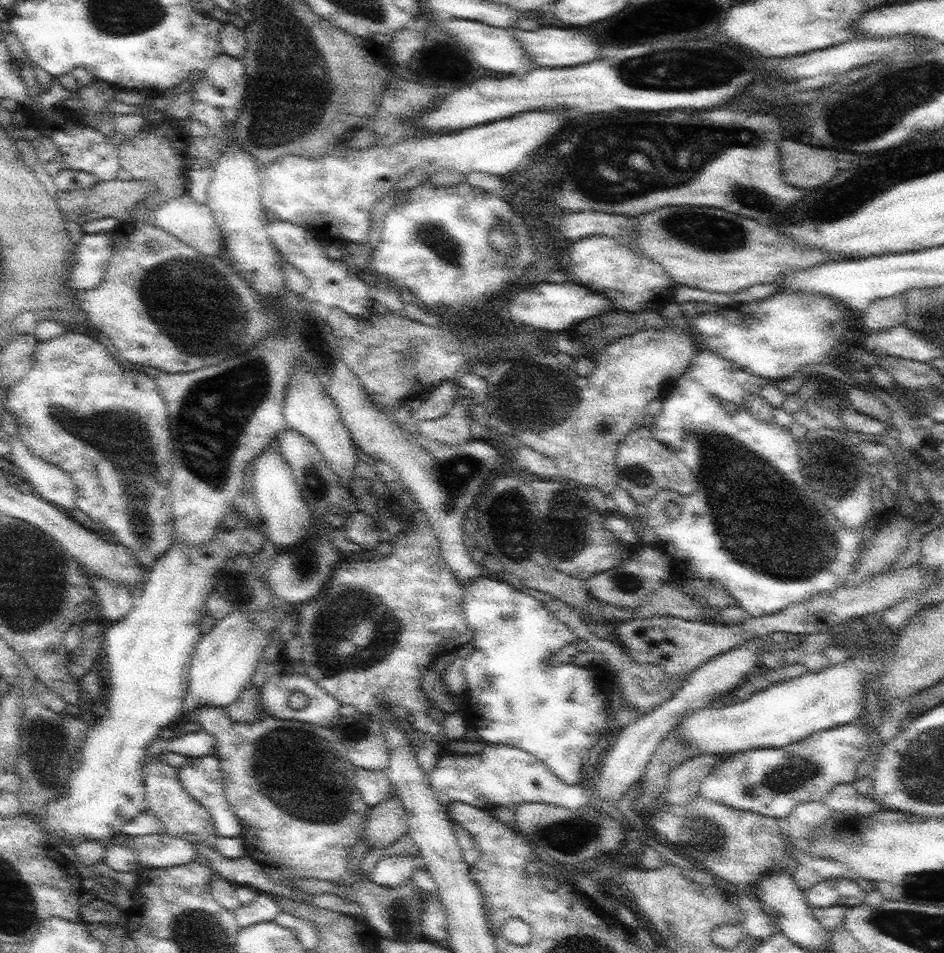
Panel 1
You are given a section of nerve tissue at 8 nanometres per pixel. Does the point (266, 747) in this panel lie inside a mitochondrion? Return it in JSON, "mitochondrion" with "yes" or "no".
{"mitochondrion":"yes"}

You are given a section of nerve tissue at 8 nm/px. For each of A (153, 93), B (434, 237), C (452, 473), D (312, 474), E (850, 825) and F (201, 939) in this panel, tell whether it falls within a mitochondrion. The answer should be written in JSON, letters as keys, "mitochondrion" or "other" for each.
{"A":"other","B":"mitochondrion","C":"mitochondrion","D":"mitochondrion","E":"other","F":"mitochondrion"}

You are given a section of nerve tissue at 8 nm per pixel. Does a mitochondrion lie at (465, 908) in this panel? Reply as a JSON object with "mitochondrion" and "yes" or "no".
{"mitochondrion":"no"}

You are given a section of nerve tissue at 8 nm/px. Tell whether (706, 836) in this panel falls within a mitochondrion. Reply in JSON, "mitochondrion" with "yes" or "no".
{"mitochondrion":"yes"}

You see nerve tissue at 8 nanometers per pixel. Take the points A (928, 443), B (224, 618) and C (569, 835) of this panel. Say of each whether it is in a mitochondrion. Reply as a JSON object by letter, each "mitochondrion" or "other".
{"A":"other","B":"other","C":"mitochondrion"}

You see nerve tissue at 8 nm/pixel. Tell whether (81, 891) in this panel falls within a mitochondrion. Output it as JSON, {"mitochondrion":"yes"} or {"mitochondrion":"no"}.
{"mitochondrion":"no"}

